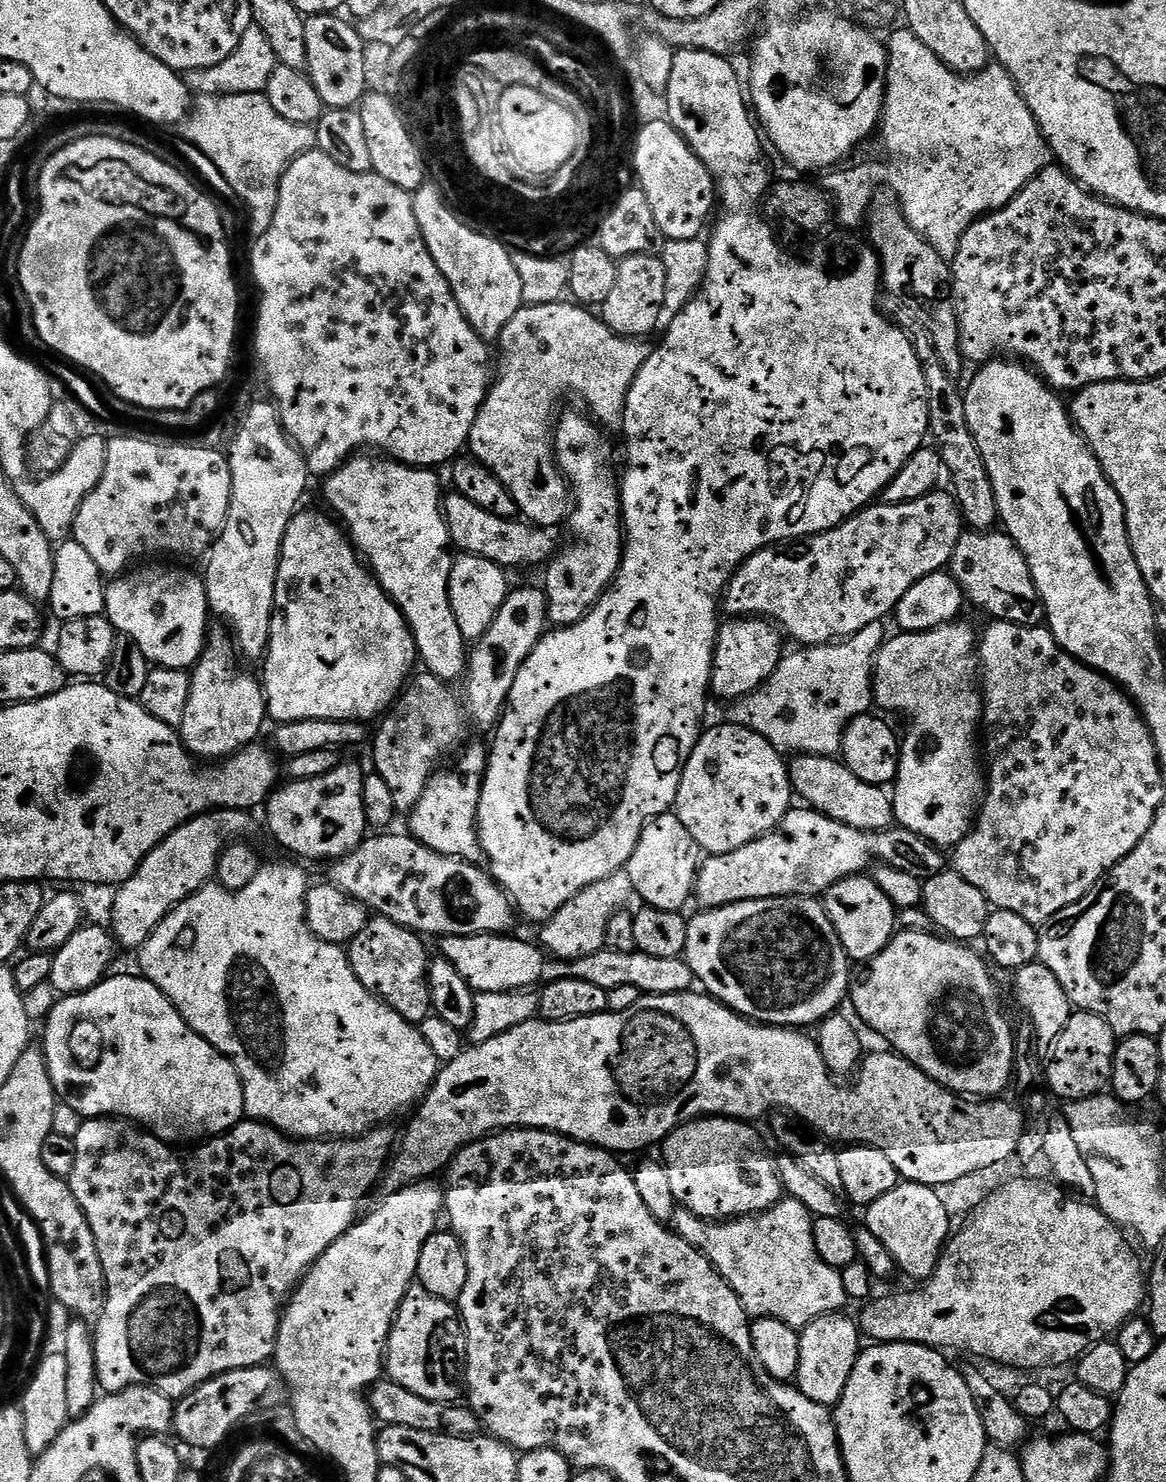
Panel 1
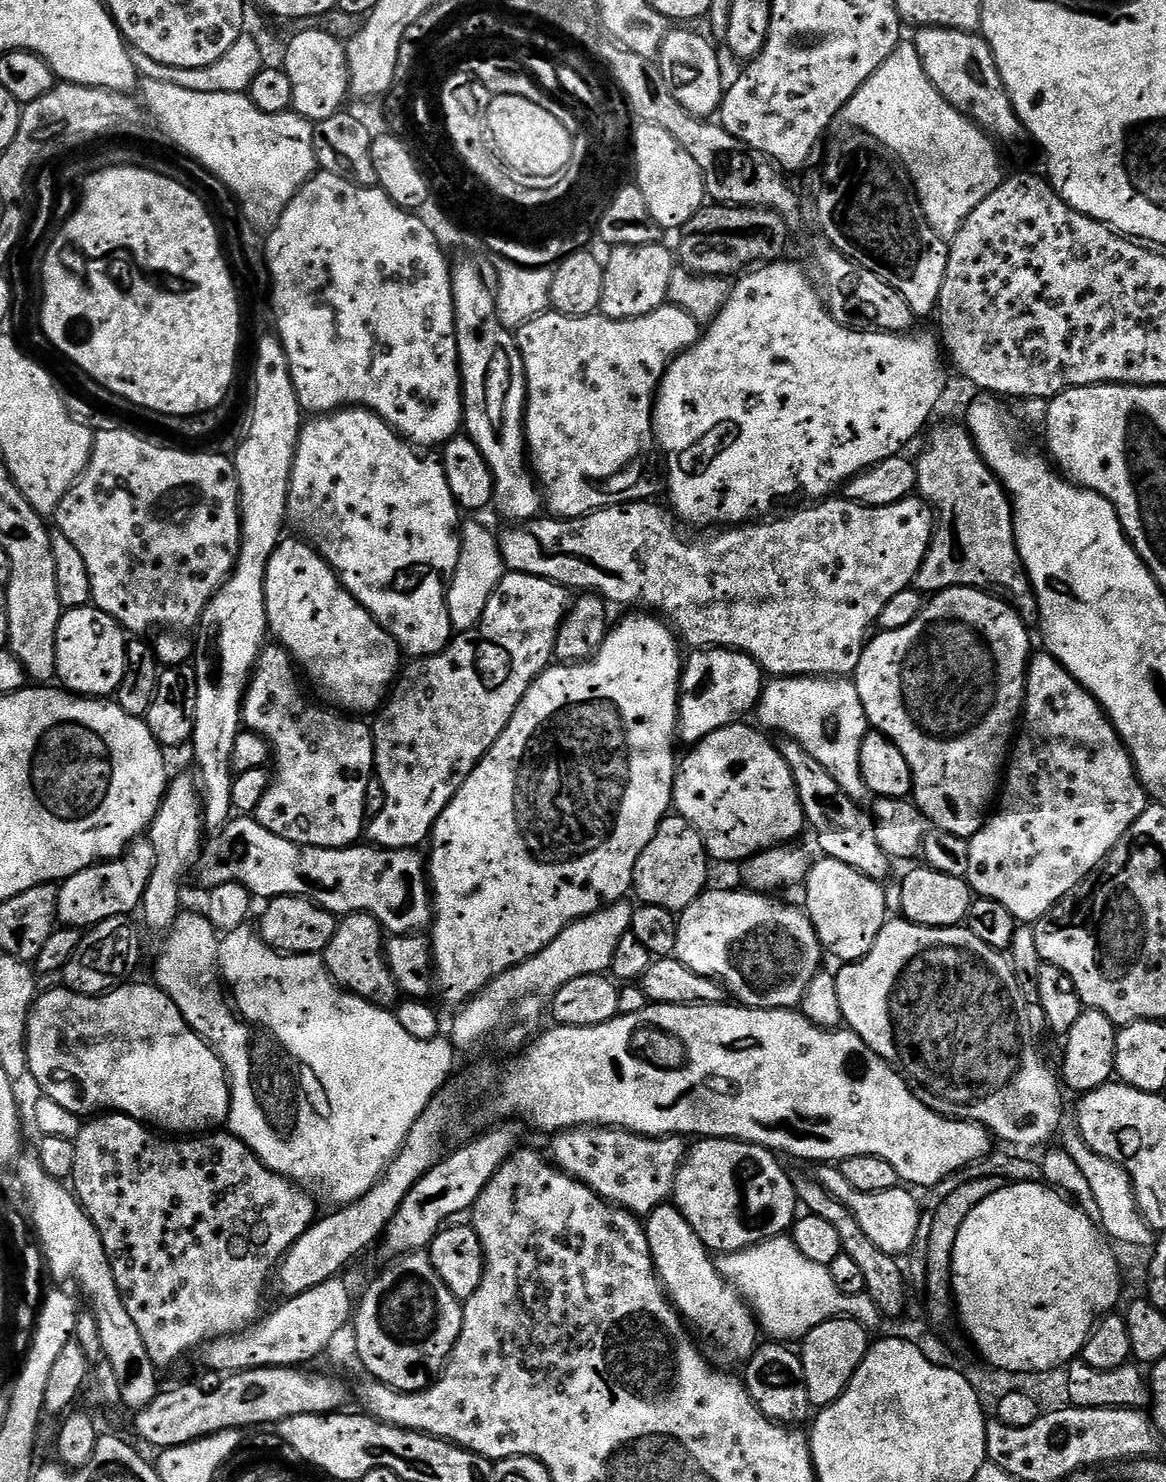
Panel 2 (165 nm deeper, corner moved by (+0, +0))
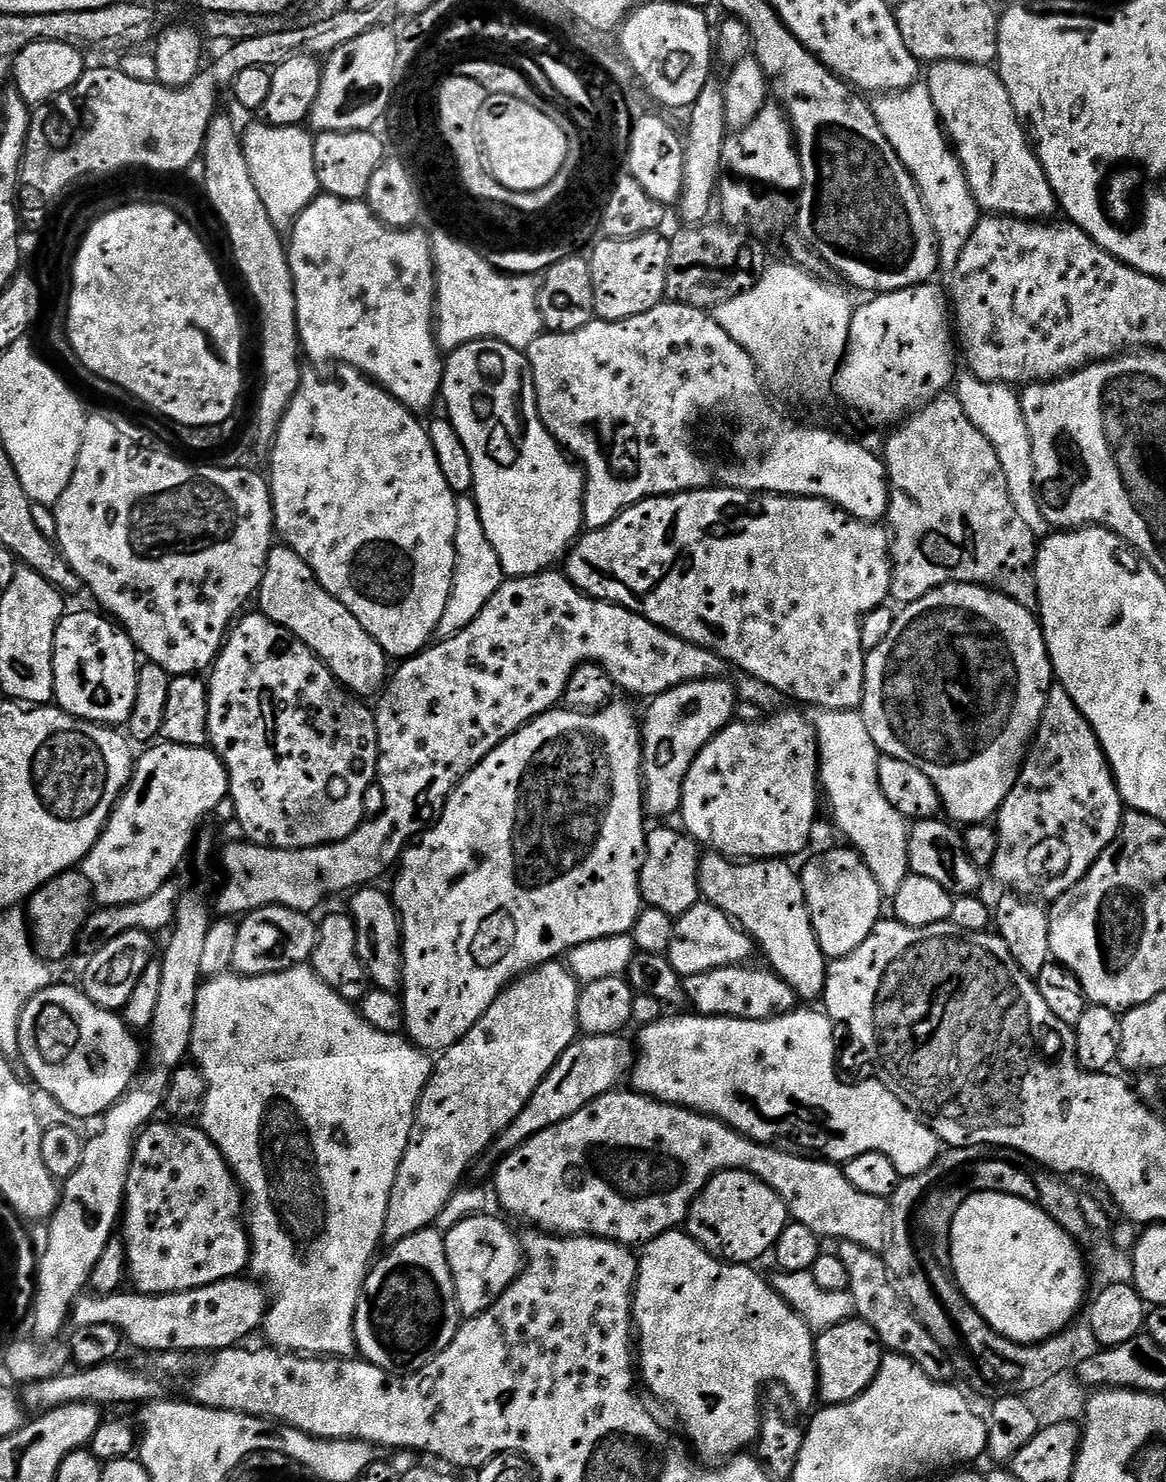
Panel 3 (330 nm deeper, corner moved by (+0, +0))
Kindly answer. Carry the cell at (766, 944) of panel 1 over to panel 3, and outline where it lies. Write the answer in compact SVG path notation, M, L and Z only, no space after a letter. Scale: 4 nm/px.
M701 902L684 912L675 921L672 929L672 941L666 953L668 961L681 976L693 976L699 972L708 972L712 968L740 966L754 953L754 941L747 932L741 930L724 913L713 904Z

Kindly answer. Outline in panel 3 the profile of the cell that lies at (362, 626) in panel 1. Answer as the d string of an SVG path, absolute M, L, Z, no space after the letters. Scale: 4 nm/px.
M273 547L264 567L259 600L262 615L290 629L299 640L306 642L306 646L316 652L349 692L360 698L369 698L372 695L375 697L385 687L390 676L390 660L382 646L378 646L374 637L366 634L358 618L354 618L354 614L350 614L340 600L331 596L316 581L308 561L298 558L292 548Z

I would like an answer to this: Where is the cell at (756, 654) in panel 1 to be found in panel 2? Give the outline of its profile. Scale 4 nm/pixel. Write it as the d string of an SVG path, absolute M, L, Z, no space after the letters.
M702 648L691 653L692 657L682 664L680 677L680 726L678 736L688 746L695 746L710 734L722 730L726 726L743 721L748 711L755 709L760 703L760 694L766 683L765 673L754 658L744 652L736 652L733 648Z

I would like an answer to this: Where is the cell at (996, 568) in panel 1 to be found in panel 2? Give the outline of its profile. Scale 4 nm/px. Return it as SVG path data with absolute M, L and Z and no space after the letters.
M963 423L944 424L941 428L934 428L931 429L933 432L928 440L928 449L914 460L919 499L931 504L934 513L932 541L916 575L915 591L921 594L935 594L945 592L948 588L979 588L1000 597L1020 615L1024 624L1039 625L1040 603L1016 545L1016 523L1012 520L1012 502L1008 499L1003 484L980 457L980 451L977 450L976 443L972 441L972 436Z

